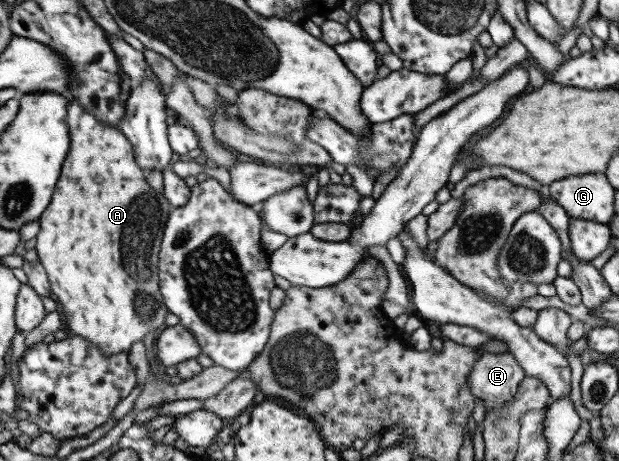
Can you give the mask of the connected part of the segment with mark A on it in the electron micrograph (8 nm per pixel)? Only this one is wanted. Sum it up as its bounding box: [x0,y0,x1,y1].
[38,99,170,353]

